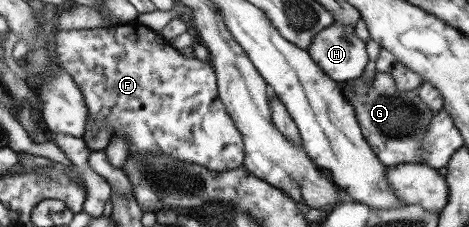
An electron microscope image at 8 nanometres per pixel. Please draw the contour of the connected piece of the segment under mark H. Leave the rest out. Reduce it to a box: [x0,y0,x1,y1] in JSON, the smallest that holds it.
[308,23,368,83]

